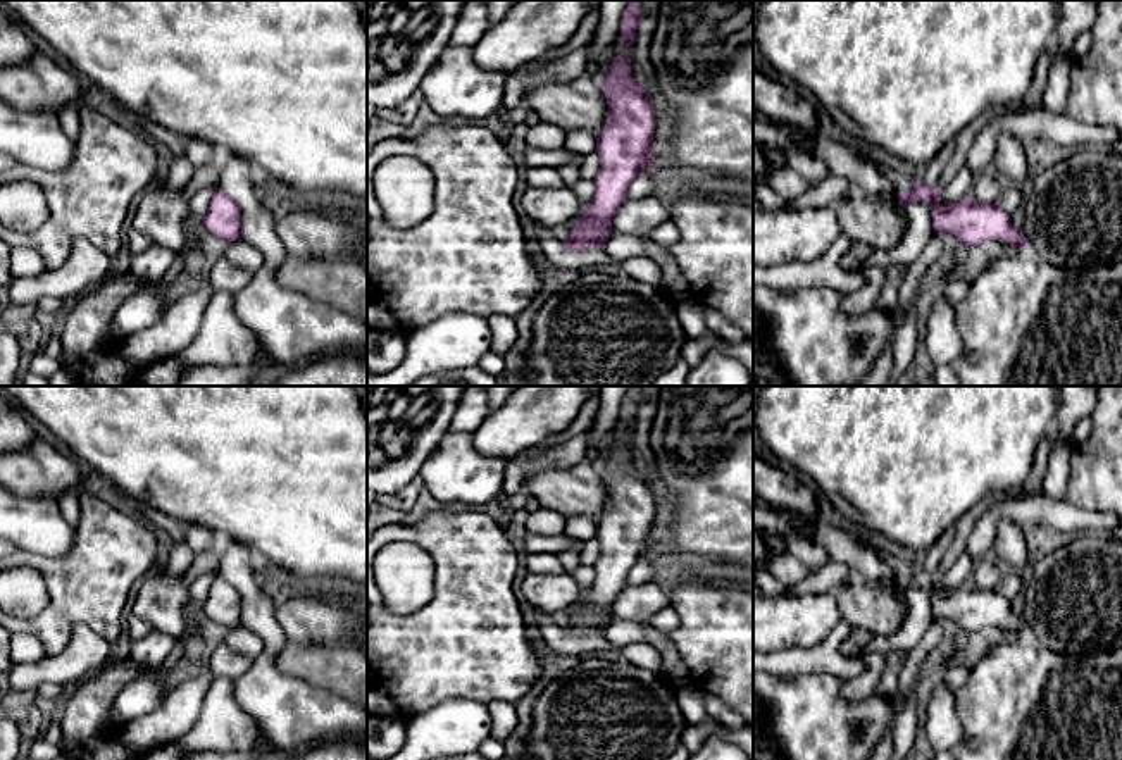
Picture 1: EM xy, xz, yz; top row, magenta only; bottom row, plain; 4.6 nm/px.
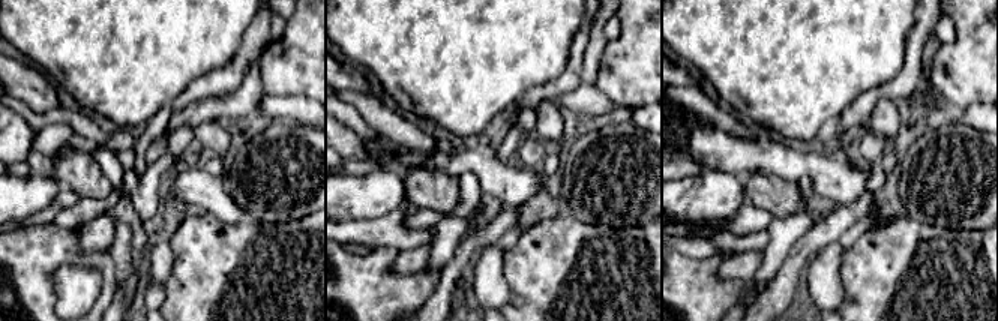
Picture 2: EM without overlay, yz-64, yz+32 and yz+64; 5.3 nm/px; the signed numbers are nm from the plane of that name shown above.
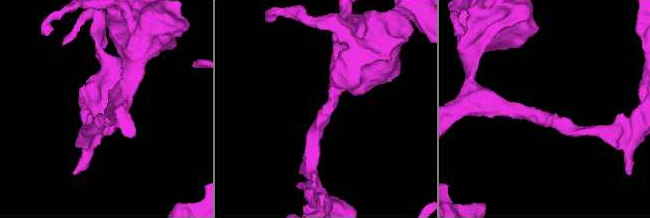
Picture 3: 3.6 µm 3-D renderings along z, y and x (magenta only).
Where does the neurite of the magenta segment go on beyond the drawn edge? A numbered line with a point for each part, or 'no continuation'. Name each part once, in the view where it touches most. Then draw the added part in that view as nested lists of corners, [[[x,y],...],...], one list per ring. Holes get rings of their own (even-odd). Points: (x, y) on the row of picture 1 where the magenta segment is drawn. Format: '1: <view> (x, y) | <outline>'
no continuation

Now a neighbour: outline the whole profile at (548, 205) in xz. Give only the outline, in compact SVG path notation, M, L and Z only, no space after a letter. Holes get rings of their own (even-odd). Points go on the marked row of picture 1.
M527 186L522 195L522 209L526 214L548 227L570 222L584 207L569 188L533 188Z

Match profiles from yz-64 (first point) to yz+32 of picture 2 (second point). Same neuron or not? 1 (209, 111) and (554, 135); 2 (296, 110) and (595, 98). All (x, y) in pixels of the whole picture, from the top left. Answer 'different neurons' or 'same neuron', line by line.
1: same neuron
2: same neuron

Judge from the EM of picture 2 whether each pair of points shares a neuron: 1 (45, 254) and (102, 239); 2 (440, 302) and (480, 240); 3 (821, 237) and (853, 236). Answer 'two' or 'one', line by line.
1: two
2: one
3: two

